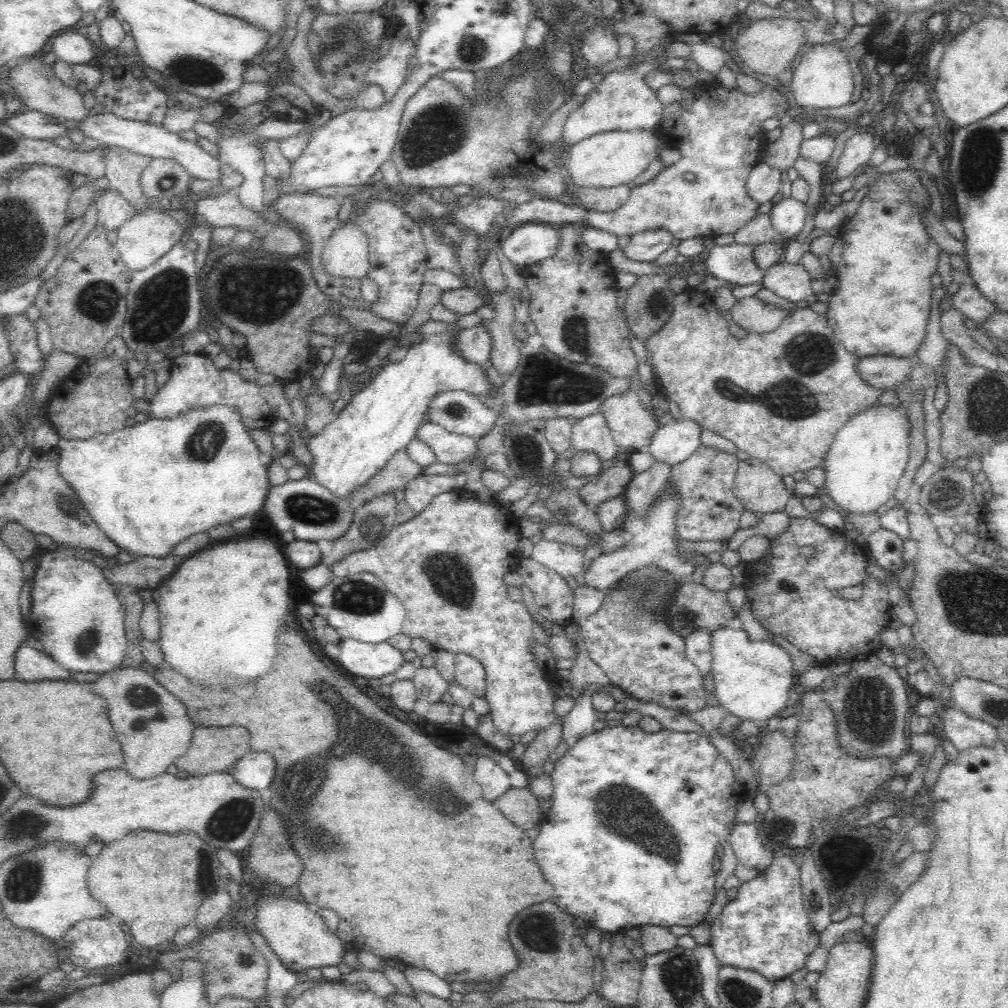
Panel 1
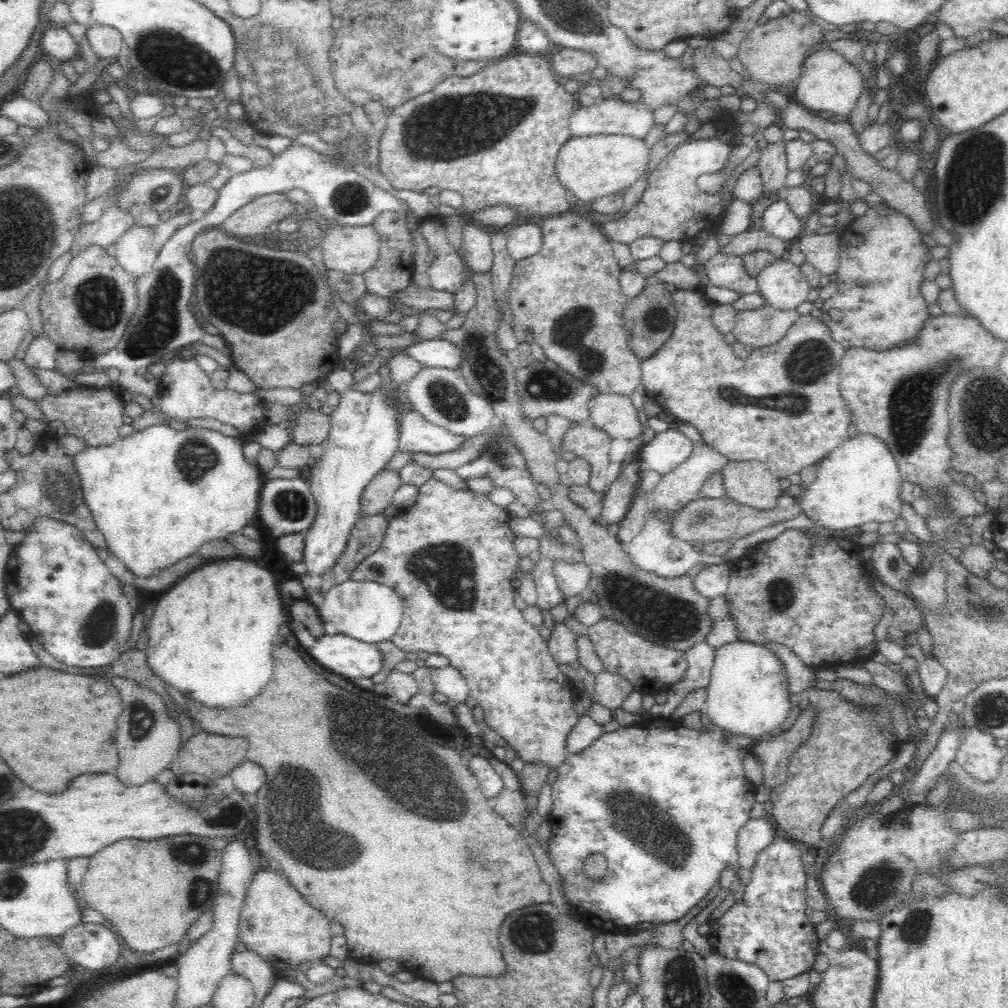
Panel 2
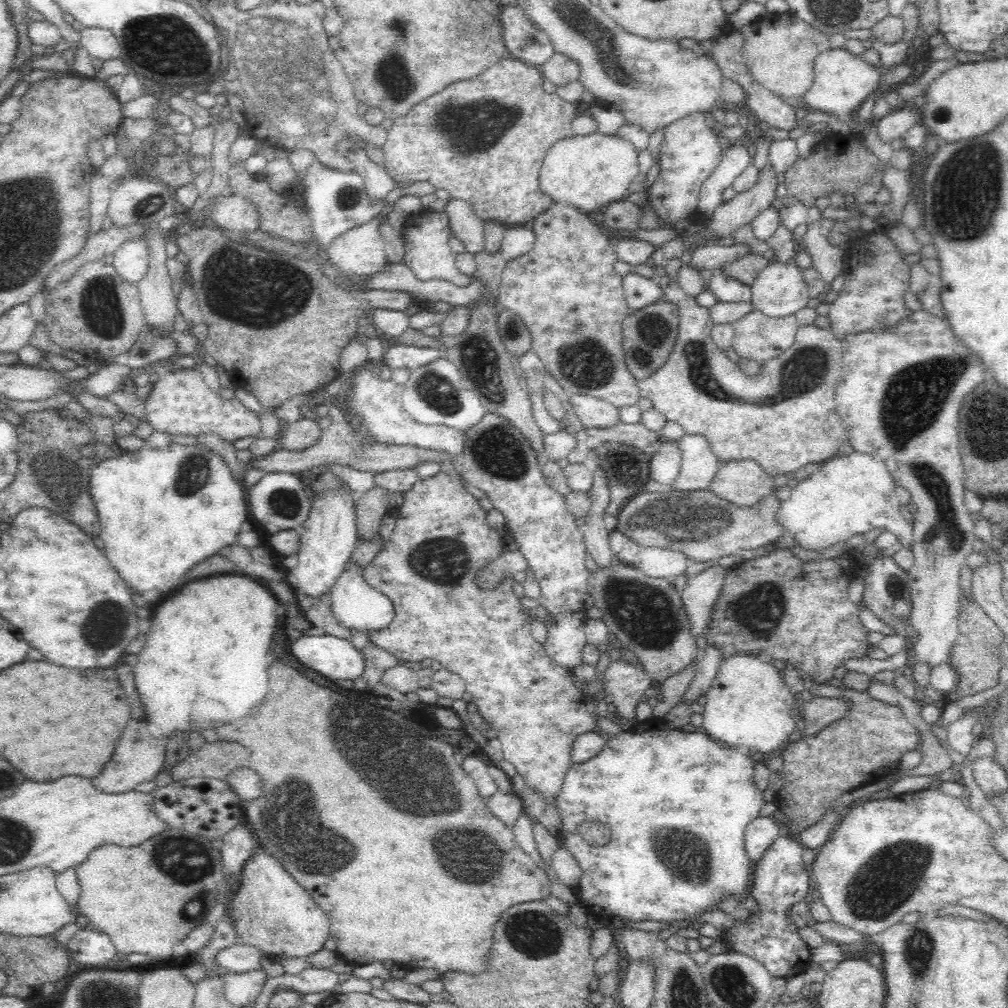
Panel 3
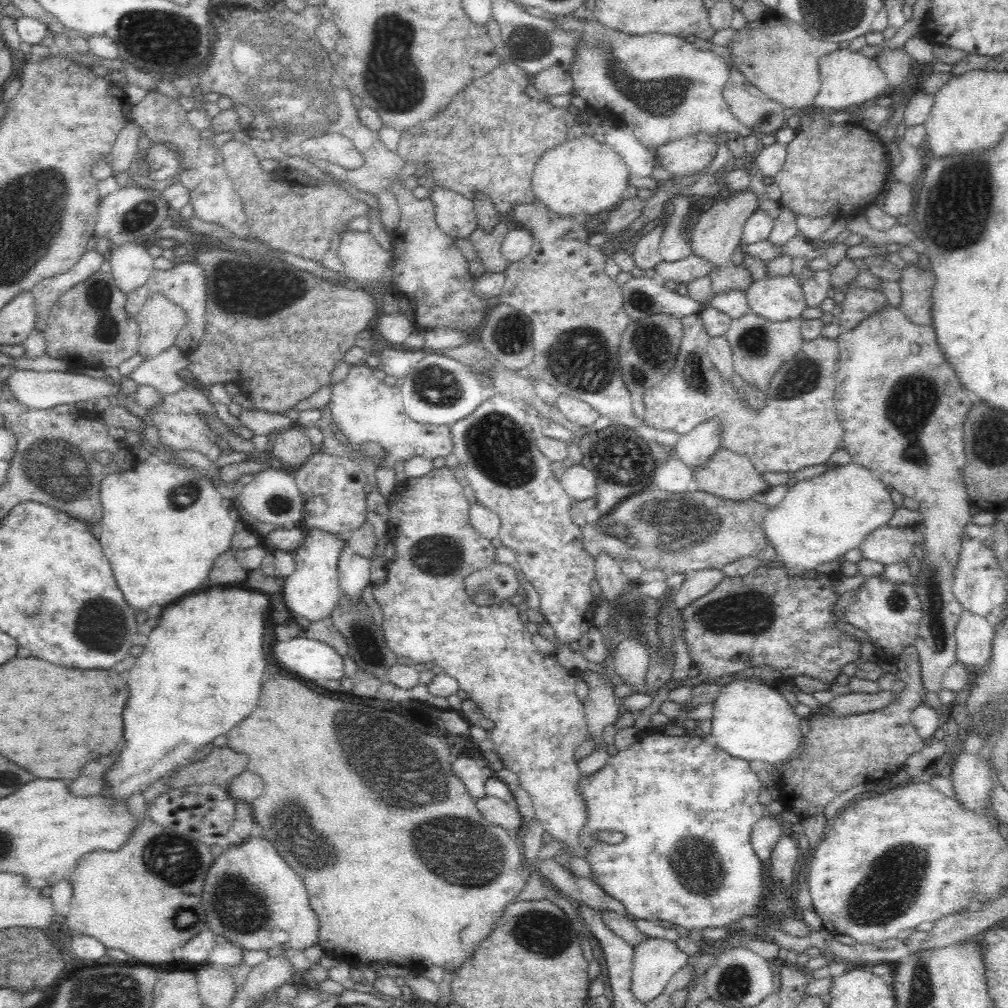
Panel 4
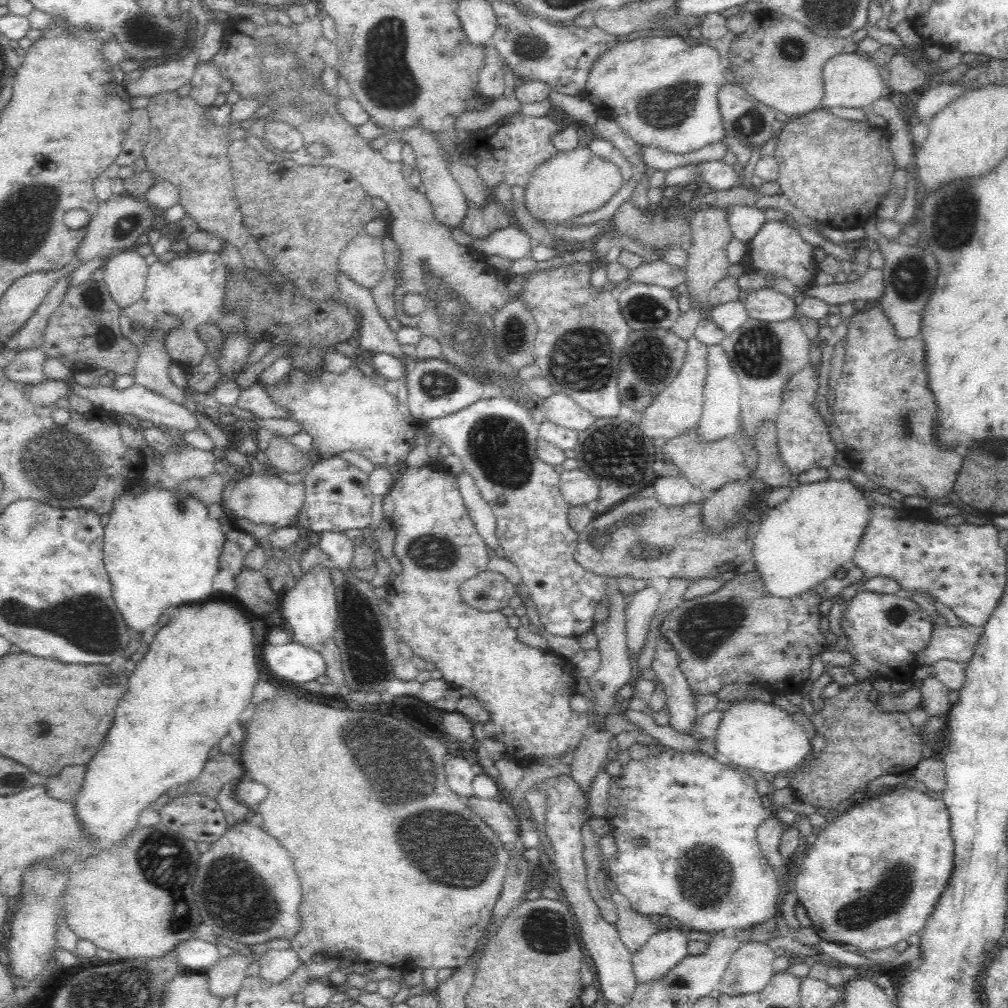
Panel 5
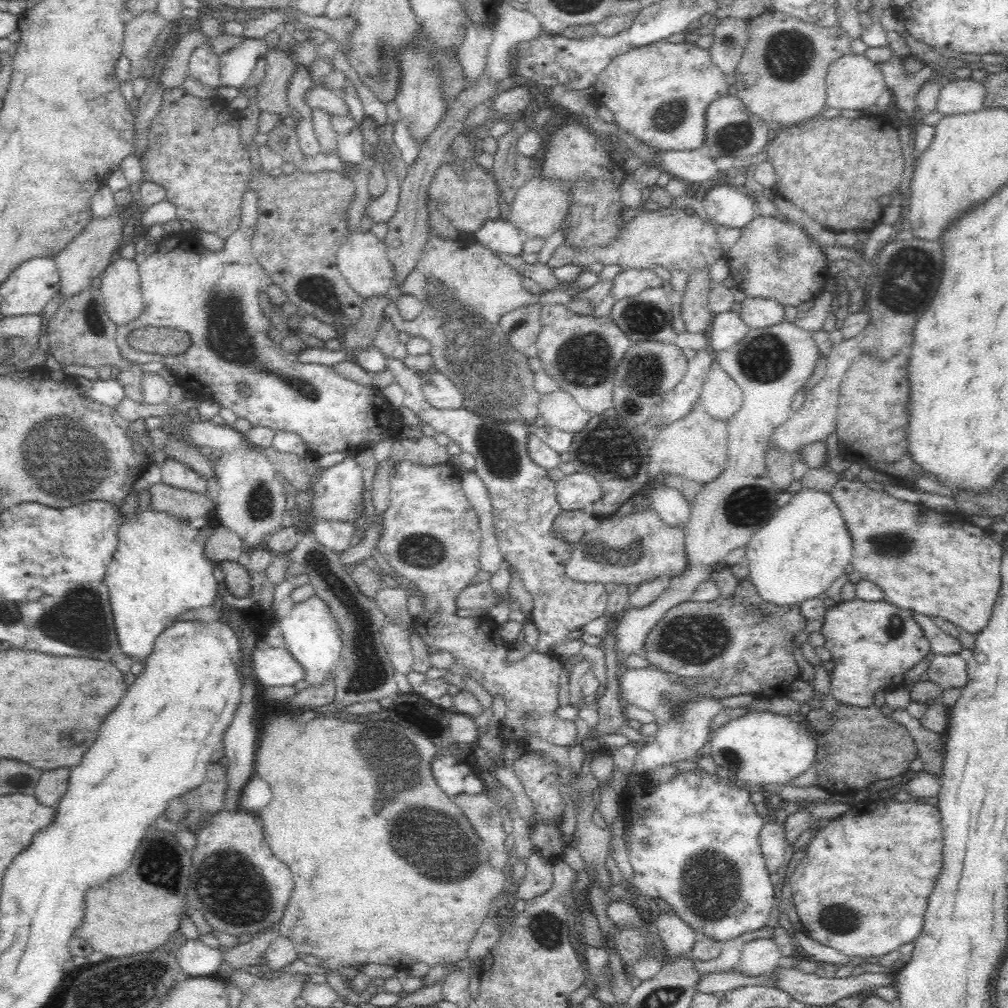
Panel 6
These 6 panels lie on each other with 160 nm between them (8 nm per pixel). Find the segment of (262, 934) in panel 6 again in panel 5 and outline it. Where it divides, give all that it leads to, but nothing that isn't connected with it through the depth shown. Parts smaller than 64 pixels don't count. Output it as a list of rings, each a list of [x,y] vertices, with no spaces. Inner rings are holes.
[[[240,952],[221,955],[219,960],[204,975],[207,977],[210,993],[224,999],[237,995],[242,982],[247,977],[248,966],[252,963]]]

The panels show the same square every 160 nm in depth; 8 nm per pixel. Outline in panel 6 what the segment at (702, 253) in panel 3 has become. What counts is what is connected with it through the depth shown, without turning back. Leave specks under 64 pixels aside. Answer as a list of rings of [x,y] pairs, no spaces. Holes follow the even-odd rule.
[[[628,269],[620,271],[612,280],[612,288],[608,294],[616,301],[630,298],[648,288],[662,286],[663,281],[648,269]]]

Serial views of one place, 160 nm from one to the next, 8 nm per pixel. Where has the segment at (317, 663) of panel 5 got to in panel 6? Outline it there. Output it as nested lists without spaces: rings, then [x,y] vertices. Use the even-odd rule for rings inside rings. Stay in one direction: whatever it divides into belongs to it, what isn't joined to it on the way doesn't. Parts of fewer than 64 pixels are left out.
[[[286,647],[256,648],[251,655],[254,680],[265,686],[291,686],[304,678],[302,665]]]

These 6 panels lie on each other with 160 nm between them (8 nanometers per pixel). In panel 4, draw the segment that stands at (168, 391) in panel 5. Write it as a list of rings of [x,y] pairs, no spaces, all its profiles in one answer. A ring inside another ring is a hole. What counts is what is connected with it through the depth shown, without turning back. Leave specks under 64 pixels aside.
[[[150,295],[137,316],[140,331],[137,352],[142,355],[142,361],[174,346],[179,330],[186,321],[186,313],[180,306],[164,295]]]

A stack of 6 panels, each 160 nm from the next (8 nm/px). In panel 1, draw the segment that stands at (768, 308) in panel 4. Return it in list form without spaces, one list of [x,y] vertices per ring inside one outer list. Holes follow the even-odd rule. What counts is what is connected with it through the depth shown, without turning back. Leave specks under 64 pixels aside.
[[[800,263],[773,264],[764,271],[762,286],[790,302],[800,302],[812,294],[812,279]]]

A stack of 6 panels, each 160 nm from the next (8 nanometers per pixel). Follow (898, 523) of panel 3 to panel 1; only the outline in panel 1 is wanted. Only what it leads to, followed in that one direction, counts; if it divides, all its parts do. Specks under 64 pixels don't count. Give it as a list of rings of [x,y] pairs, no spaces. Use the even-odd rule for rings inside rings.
[[[901,405],[866,407],[838,431],[822,464],[828,498],[845,514],[874,514],[894,498],[909,461],[908,417]]]

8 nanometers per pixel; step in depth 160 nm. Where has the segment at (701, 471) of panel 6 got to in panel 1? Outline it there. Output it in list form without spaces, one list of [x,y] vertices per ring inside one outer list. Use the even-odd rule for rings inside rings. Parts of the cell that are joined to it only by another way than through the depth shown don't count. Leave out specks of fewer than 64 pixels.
[[[756,458],[742,460],[735,475],[734,495],[741,501],[745,510],[757,515],[783,512],[792,494],[786,490],[783,478],[776,475],[765,463]]]

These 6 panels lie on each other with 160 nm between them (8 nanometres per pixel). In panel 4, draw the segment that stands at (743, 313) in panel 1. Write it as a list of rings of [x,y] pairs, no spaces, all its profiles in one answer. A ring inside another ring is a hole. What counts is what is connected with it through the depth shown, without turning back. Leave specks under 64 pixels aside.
[[[752,312],[733,320],[725,337],[732,351],[735,374],[740,374],[742,380],[748,382],[746,385],[755,386],[767,396],[768,385],[776,371],[785,362],[792,360],[802,348],[805,340],[801,336],[800,321],[800,318],[794,318],[772,322]]]

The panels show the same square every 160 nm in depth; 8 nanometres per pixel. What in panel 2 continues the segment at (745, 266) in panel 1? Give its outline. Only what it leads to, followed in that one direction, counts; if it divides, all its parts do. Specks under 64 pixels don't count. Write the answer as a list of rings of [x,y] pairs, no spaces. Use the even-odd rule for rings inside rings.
[[[714,251],[705,269],[710,285],[730,289],[738,293],[738,296],[757,291],[757,277],[751,277],[746,272],[741,256]]]

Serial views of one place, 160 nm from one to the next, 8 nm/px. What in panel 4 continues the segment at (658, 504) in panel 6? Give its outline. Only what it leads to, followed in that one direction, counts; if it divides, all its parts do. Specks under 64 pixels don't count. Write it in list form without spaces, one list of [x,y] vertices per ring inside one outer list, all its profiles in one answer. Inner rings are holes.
[[[673,454],[667,463],[657,463],[652,482],[664,493],[684,494],[689,483],[694,480],[691,472],[692,470]]]

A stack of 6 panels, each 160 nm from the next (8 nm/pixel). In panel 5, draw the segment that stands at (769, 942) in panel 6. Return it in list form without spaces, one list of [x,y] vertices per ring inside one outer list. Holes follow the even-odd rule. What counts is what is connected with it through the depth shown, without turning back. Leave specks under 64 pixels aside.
[[[768,941],[745,942],[730,958],[715,994],[744,995],[762,991],[775,974],[775,958],[775,950],[768,946]]]

